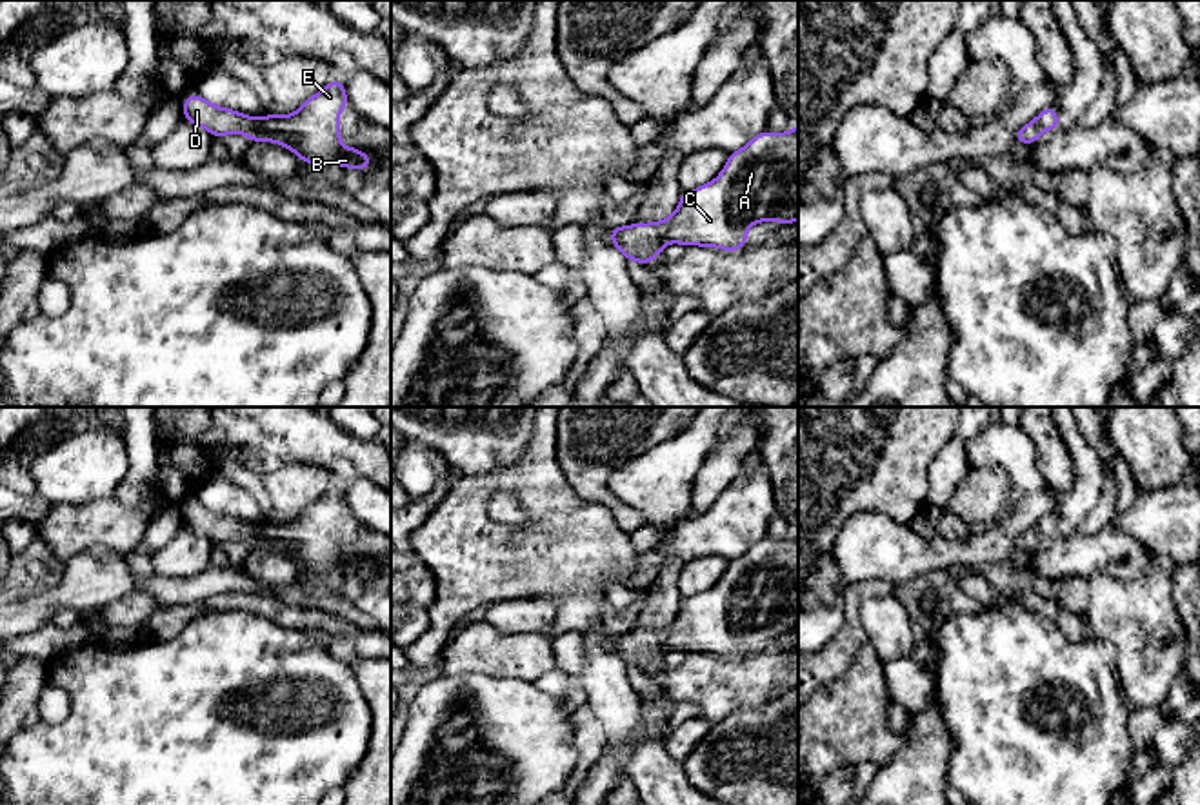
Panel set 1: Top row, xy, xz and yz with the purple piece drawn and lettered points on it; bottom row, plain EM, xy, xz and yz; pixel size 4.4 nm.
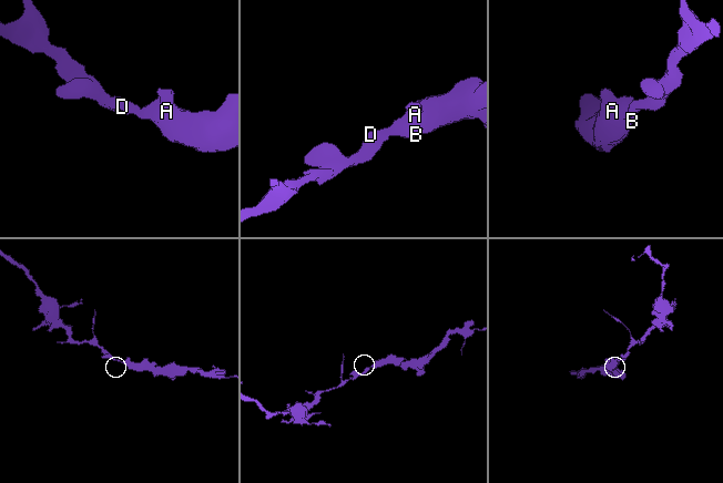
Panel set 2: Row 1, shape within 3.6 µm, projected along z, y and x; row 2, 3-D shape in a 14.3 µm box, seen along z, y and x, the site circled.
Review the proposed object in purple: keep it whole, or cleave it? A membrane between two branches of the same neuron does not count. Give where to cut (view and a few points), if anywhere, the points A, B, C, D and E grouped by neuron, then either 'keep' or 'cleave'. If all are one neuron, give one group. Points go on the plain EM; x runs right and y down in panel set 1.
no cut | A B C D E | keep

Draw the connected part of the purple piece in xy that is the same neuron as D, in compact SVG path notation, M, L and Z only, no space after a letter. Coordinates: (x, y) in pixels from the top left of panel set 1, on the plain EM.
M333 485L320 500L311 502L293 522L249 523L215 512L191 500L184 507L184 527L209 538L213 545L242 540L247 549L275 549L293 558L302 571L327 574L338 571L344 576L362 580L373 567L362 556L340 551L340 516L351 512L344 498L344 487Z

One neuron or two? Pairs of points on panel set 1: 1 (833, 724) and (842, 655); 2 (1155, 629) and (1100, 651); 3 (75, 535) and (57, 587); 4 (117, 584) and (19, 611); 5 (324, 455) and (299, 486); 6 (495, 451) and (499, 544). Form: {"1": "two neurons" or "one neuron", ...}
{"1": "two neurons", "2": "two neurons", "3": "two neurons", "4": "one neuron", "5": "two neurons", "6": "two neurons"}

